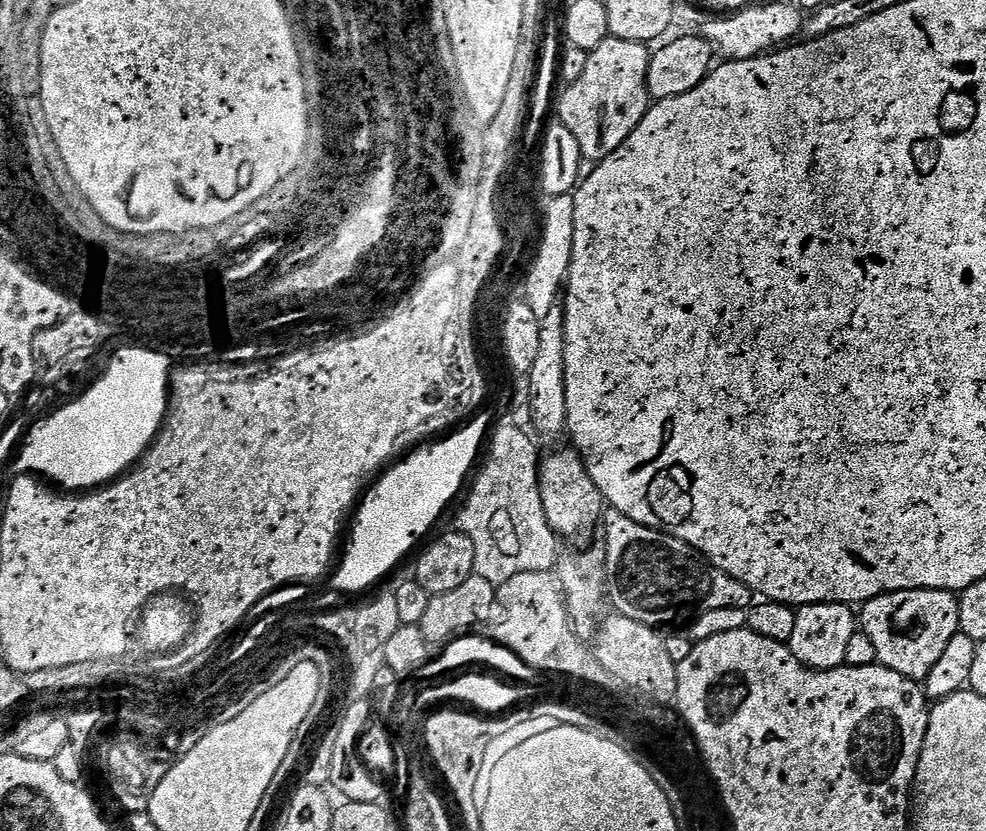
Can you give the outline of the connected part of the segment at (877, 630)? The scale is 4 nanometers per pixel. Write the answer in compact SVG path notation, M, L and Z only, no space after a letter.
M915 588L914 590L898 590L883 592L873 600L865 600L858 612L858 628L874 642L876 659L884 667L898 674L908 676L911 680L924 682L928 675L933 675L939 665L942 654L948 643L960 631L960 602L955 592L943 592L937 588Z

